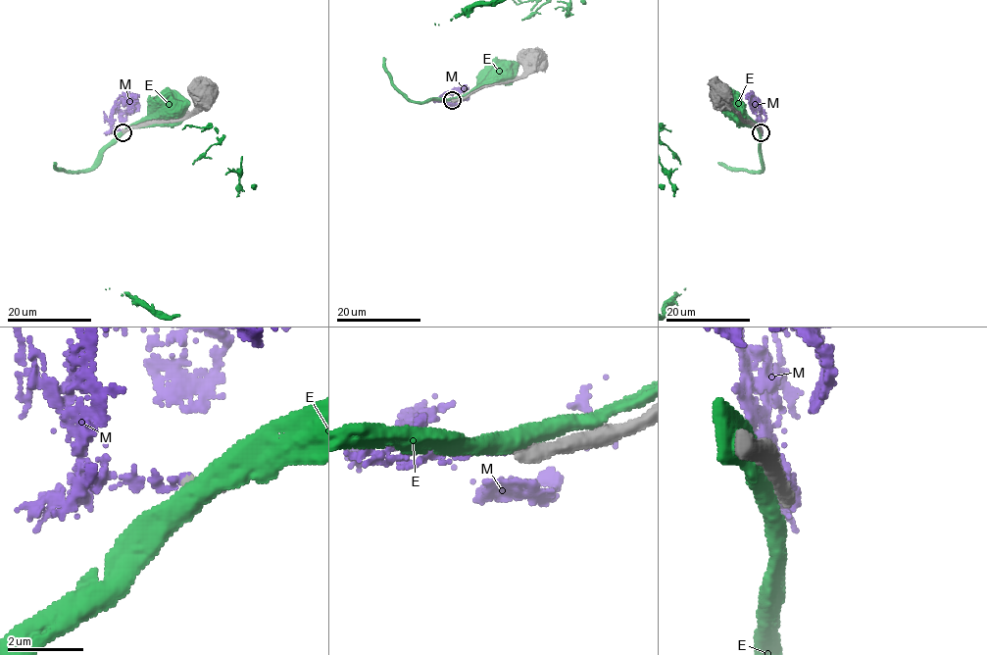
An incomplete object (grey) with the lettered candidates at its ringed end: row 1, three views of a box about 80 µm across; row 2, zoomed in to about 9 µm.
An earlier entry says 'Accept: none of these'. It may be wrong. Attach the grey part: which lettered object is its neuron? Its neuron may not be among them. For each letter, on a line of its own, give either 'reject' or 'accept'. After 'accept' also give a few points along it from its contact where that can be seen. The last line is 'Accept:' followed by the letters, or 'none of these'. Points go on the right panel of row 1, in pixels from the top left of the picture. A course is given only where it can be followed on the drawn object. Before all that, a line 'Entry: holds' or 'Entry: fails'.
Entry: holds
E: reject
M: reject
Accept: none of these

